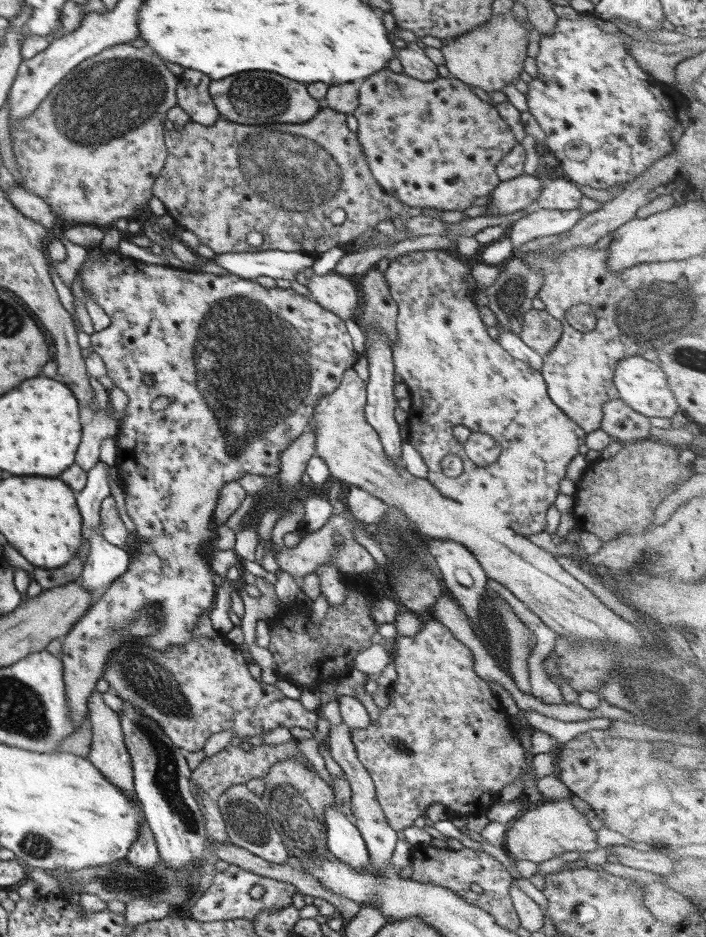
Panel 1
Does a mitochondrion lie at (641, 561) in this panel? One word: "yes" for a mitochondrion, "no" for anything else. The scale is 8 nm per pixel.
yes

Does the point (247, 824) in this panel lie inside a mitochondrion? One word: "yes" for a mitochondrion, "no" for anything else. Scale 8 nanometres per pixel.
yes

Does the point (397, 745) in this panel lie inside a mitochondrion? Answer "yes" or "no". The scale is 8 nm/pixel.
yes

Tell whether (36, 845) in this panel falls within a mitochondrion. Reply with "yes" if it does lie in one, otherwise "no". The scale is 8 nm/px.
yes

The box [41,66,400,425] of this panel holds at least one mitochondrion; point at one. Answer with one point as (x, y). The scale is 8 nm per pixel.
(292, 173)

